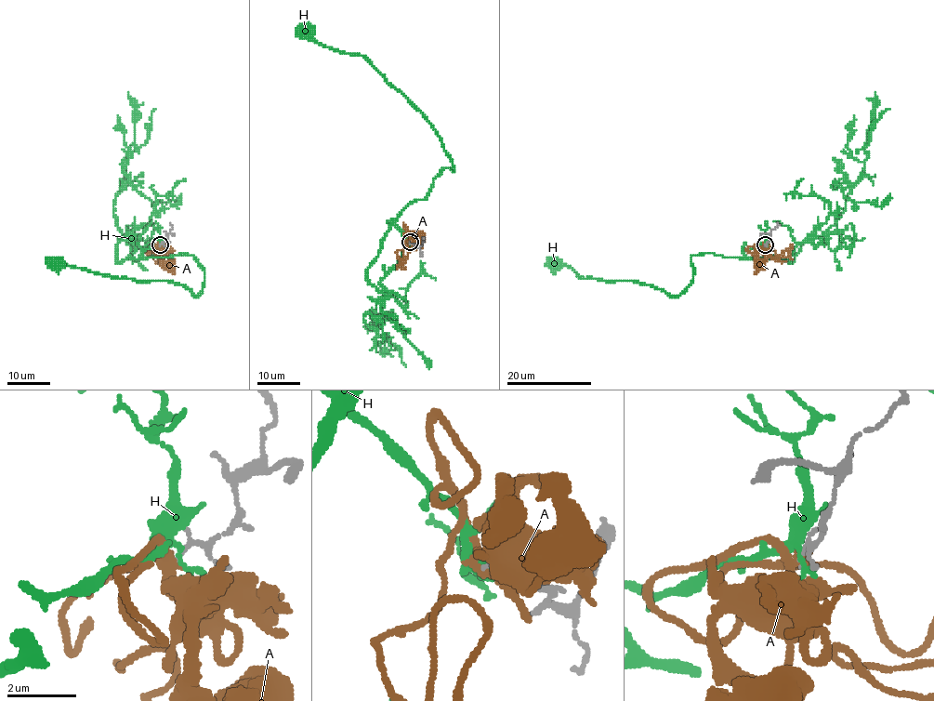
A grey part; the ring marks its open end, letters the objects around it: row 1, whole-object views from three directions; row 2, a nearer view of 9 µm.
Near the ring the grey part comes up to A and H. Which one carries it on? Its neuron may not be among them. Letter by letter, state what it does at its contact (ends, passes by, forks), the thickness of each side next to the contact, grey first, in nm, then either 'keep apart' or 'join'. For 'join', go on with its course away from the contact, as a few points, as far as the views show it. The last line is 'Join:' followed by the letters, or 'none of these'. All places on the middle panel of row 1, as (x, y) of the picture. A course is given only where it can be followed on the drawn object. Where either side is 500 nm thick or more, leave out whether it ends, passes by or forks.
A: it passes by | 110/280 nm | keep apart
H: it forks | 130/240 nm | keep apart
Join: none of these

